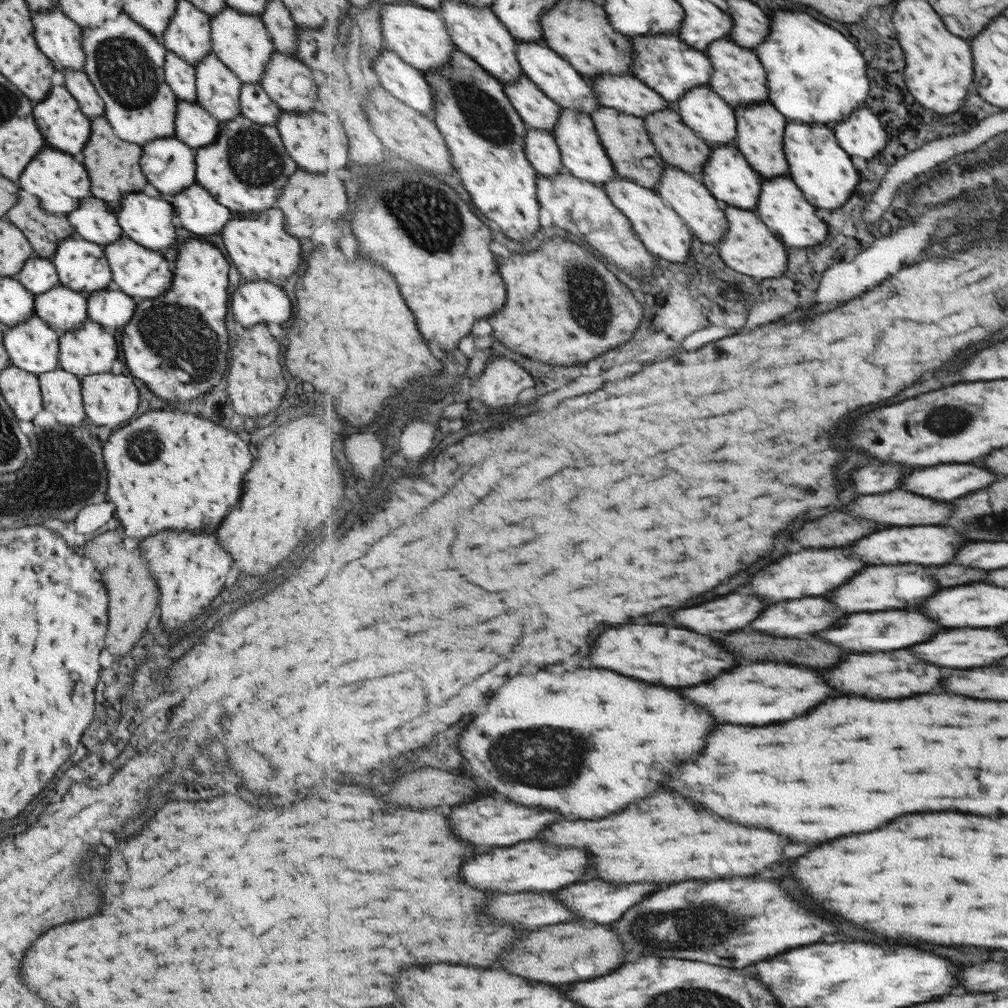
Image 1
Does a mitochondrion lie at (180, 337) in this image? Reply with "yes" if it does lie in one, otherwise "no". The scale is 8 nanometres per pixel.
yes

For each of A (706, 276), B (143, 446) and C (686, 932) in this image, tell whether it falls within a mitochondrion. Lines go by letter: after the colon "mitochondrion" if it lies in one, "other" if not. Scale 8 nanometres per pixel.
A: mitochondrion
B: mitochondrion
C: mitochondrion

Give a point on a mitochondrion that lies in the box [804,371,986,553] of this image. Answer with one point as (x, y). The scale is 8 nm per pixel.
(943, 420)

